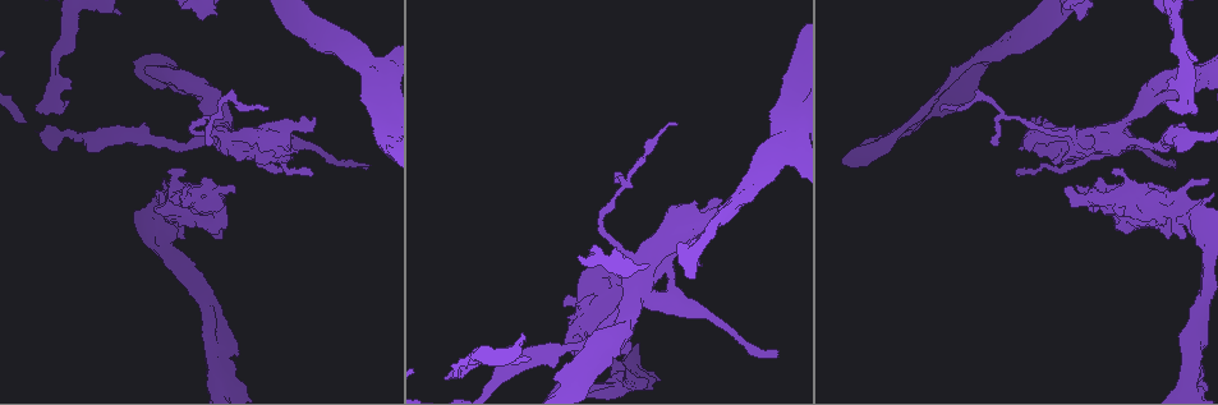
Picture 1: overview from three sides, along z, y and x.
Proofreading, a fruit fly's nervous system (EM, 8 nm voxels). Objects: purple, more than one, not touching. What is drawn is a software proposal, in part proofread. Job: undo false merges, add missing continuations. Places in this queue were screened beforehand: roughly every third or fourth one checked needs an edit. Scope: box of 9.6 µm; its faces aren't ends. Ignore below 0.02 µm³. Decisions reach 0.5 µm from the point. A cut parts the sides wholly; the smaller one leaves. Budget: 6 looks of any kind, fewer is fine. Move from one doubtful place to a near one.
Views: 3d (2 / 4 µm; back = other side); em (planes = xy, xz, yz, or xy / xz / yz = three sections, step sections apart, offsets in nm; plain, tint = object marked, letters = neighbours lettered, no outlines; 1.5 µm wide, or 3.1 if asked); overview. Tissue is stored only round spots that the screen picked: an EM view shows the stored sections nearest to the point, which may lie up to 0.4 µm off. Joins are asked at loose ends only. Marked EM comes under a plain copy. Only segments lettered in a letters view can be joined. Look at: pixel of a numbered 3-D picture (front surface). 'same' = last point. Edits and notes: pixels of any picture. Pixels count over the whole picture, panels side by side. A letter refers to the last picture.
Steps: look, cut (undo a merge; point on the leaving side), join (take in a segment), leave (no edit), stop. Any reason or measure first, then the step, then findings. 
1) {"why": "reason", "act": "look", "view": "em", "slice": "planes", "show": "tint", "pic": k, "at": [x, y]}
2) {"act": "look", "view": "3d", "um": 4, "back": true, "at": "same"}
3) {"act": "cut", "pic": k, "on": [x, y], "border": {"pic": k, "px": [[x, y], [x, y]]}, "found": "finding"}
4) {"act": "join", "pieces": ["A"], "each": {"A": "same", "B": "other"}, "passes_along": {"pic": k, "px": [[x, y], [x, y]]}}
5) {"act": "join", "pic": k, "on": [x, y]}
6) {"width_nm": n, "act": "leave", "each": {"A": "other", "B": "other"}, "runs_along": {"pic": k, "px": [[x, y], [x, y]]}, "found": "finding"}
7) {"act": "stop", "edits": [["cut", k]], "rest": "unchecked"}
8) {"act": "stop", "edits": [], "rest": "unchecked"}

{"act": "look", "view": "3d", "um": 2, "pic": 1, "at": [1191, 114]}

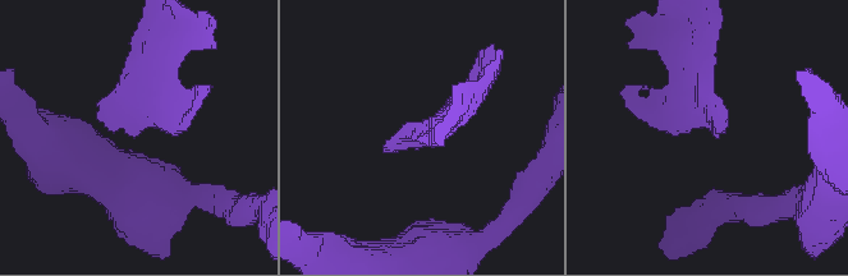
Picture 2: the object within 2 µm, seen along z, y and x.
{"why": "shape alone is not enough", "act": "look", "view": "em", "slice": "planes", "show": "letters", "pic": 2, "at": [399, 137]}

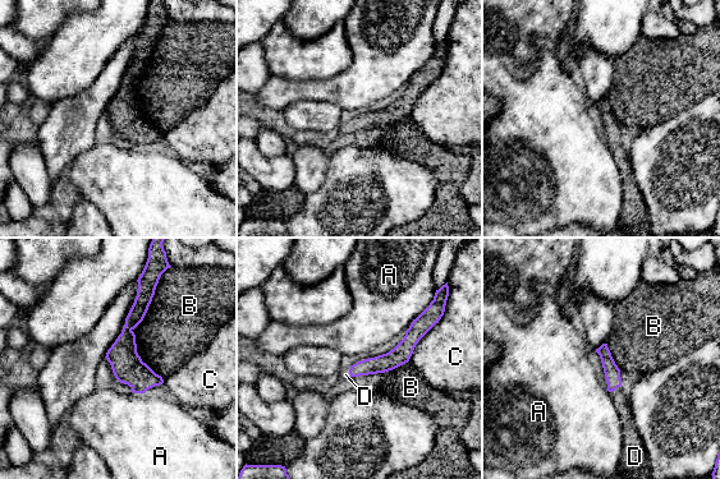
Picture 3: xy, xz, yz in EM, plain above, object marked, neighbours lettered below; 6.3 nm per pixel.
{"width_nm": 100, "act": "join", "pieces": ["D"], "each": {"A": "other", "B": "other", "C": "other", "D": "same"}, "passes_along": {"pic": 3, "px": [[611, 372], [614, 390], [622, 401]]}, "found": "it goes on there"}

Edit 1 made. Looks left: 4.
{"act": "look", "view": "overview"}

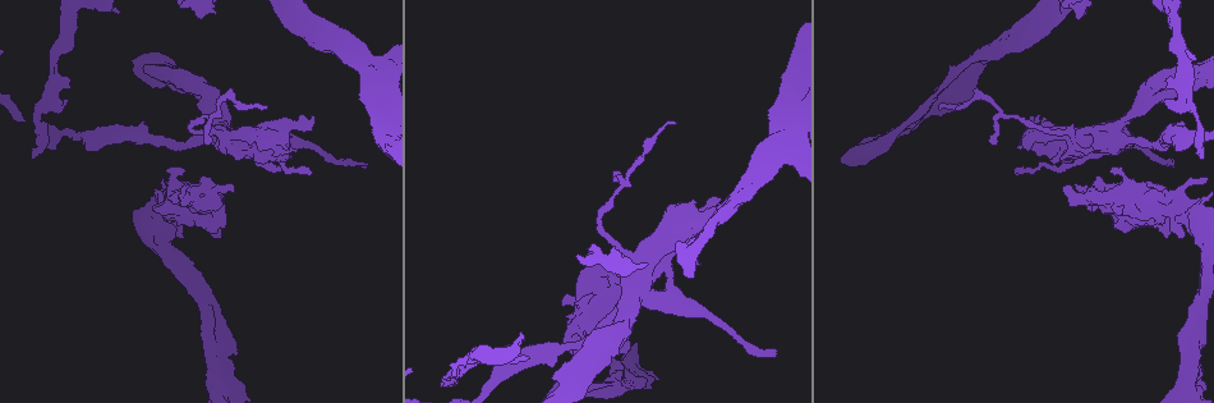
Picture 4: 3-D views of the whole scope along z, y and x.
{"why": "an open end", "act": "look", "view": "3d", "um": 2, "pic": 4, "at": [235, 355]}

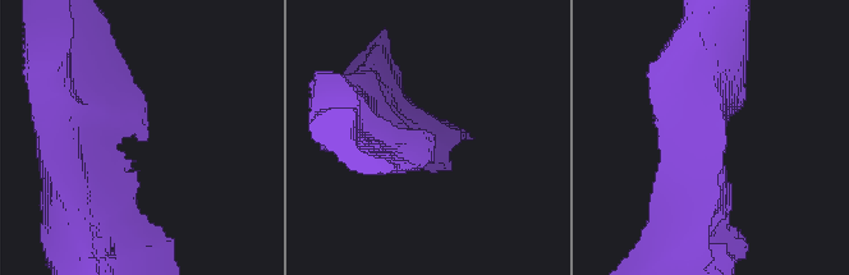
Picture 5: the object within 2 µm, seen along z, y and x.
{"act": "look", "view": "em", "slice": "yz", "step": 8, "show": "letters", "pic": 5, "at": [148, 135]}

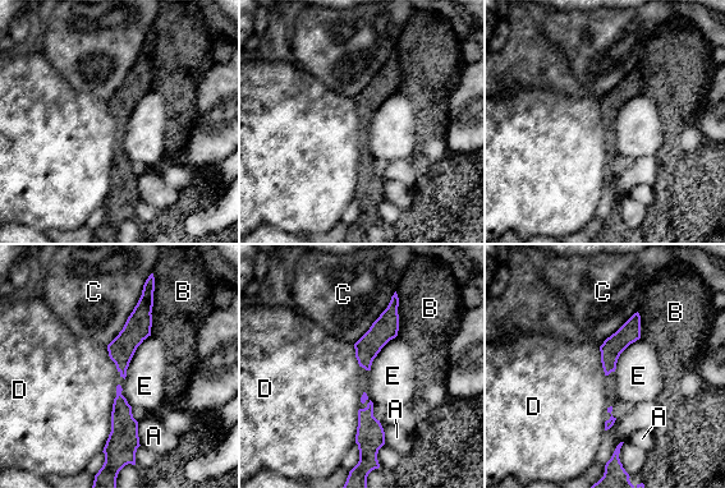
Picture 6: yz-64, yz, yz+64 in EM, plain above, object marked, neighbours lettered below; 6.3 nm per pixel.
{"act": "look", "view": "em", "slice": "planes", "show": "letters", "at": "same"}

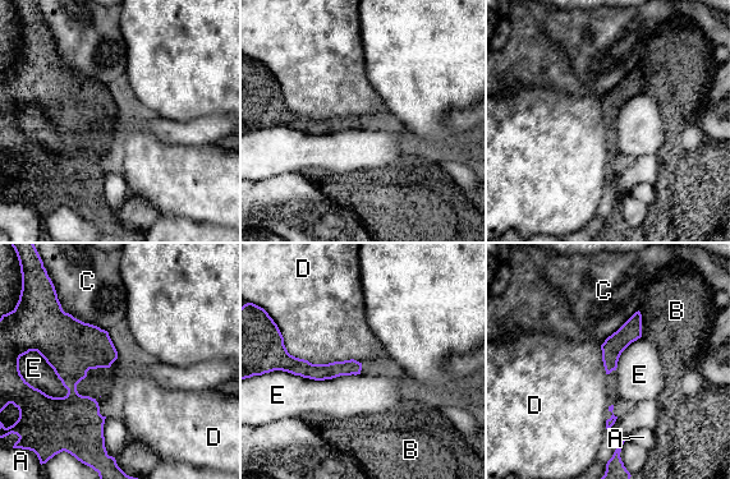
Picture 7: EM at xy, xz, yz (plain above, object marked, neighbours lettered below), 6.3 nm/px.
{"act": "leave", "each": {"A": "other", "B": "other", "C": "other", "D": "other", "E": "other"}, "found": "none of them fits"}

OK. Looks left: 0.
{"act": "stop", "edits": [["join", 3]], "rest": "unchecked"}

